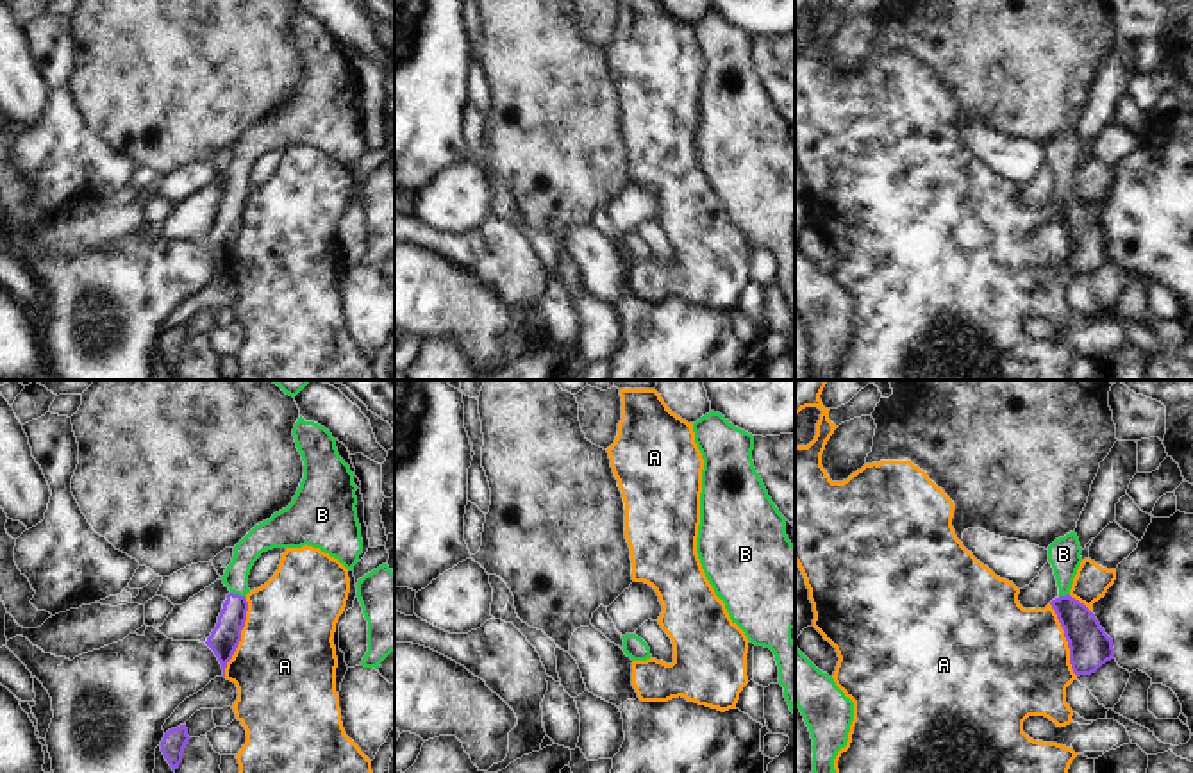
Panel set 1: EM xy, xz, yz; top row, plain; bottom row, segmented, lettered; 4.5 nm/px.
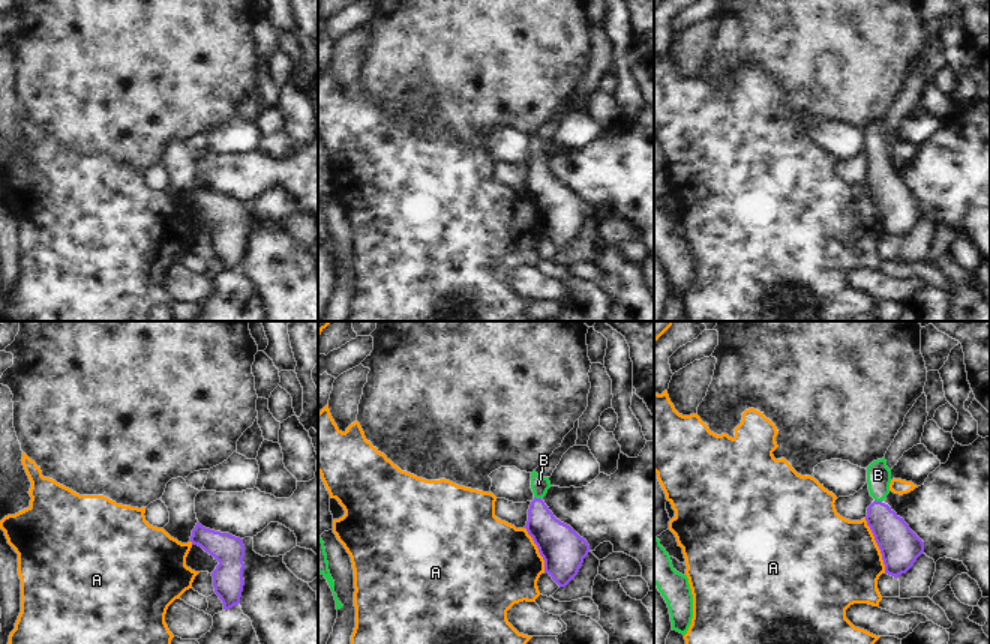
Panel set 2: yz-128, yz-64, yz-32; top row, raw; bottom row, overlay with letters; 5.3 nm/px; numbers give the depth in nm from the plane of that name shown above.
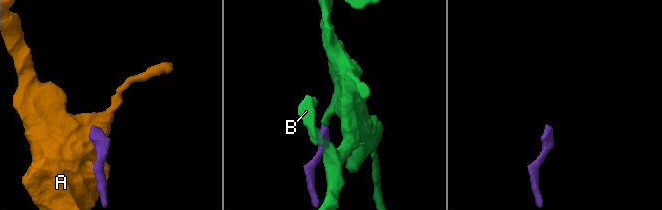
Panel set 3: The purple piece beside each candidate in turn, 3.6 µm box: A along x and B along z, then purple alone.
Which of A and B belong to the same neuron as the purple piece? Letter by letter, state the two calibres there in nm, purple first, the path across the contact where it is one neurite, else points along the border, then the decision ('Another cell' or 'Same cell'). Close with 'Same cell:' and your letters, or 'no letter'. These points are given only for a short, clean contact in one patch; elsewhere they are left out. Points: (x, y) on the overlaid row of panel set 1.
A: Thickness 140 nm (purple) against 460 nm. Boundary: xy (247, 598), (247, 620), (241, 640), (224, 675). Another cell
B: Thickness 140 nm (purple) against 110 nm. Path across: xy (224, 640), (238, 595), (238, 570), (254, 543). Same cell
Same cell: B.

